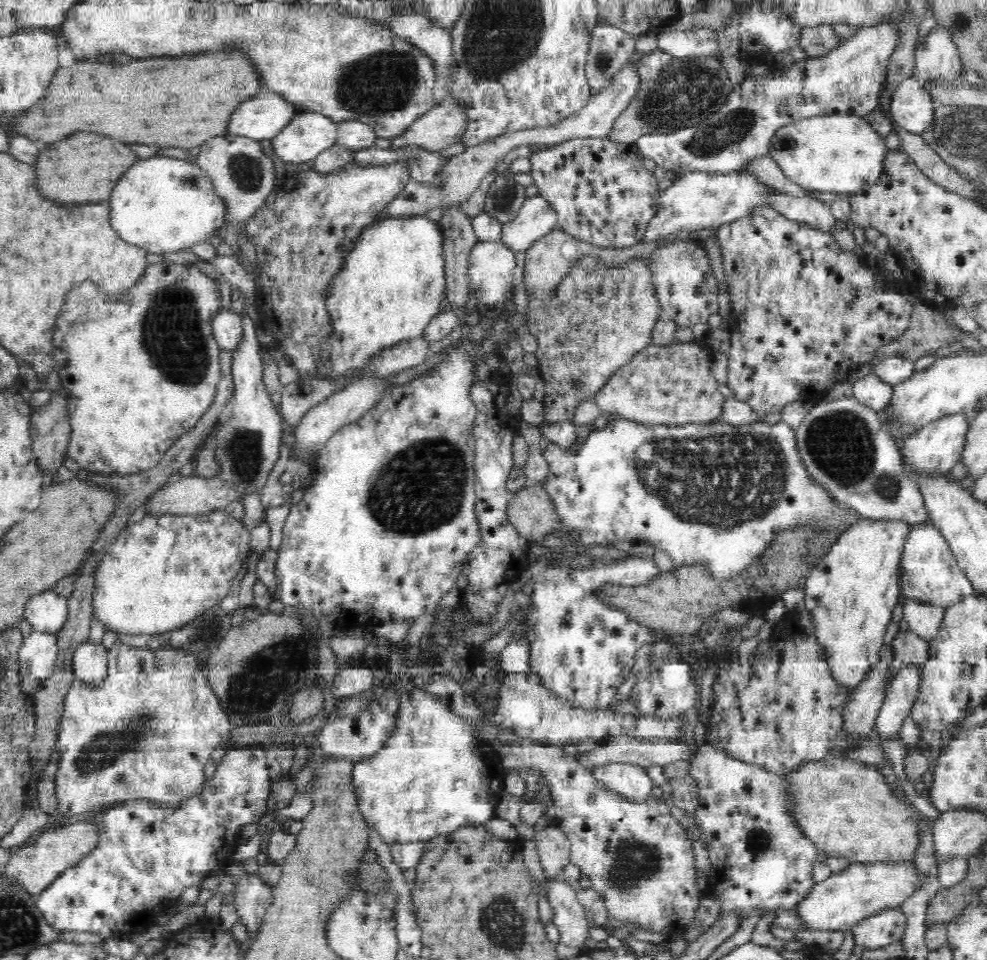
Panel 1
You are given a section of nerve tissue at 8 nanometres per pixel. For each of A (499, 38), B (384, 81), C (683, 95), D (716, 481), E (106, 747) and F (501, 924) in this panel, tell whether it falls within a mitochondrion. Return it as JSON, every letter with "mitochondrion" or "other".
{"A":"mitochondrion","B":"mitochondrion","C":"mitochondrion","D":"mitochondrion","E":"mitochondrion","F":"mitochondrion"}

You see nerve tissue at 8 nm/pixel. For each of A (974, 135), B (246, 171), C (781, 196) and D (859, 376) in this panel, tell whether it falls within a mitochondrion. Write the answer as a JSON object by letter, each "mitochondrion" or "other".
{"A":"mitochondrion","B":"mitochondrion","C":"other","D":"other"}

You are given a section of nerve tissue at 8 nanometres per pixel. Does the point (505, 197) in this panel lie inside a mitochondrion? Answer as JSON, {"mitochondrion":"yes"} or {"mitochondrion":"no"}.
{"mitochondrion":"yes"}

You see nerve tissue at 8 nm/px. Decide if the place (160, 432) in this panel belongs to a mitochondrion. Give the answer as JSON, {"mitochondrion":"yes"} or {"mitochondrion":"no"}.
{"mitochondrion":"no"}

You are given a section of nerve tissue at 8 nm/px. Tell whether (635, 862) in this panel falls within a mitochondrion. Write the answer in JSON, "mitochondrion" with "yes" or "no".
{"mitochondrion":"yes"}

